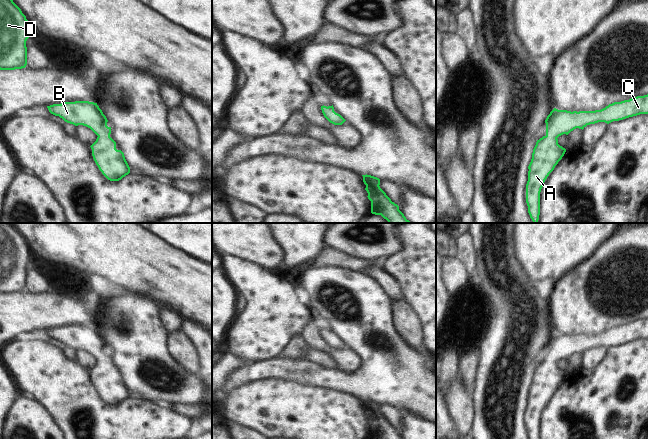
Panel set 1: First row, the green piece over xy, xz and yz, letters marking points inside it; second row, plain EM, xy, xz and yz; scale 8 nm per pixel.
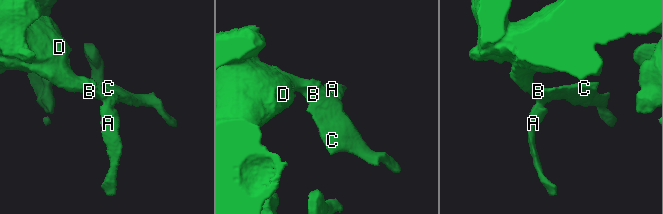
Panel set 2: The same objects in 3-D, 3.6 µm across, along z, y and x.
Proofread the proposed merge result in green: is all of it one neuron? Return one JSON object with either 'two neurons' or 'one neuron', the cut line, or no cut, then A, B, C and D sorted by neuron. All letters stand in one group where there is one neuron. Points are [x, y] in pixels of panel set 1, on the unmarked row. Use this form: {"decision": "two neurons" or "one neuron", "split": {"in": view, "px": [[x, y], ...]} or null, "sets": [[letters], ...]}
{"decision": "one neuron", "split": null, "sets": [["A", "B", "C", "D"]]}

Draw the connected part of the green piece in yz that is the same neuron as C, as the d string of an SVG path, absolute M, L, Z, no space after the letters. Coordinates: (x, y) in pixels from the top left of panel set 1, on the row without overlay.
M648 318L614 326L601 334L567 335L554 332L547 340L546 359L537 364L528 390L526 427L529 439L540 439L540 416L545 404L564 380L566 373L558 368L558 361L576 352L598 346L607 348L640 338L648 338Z

